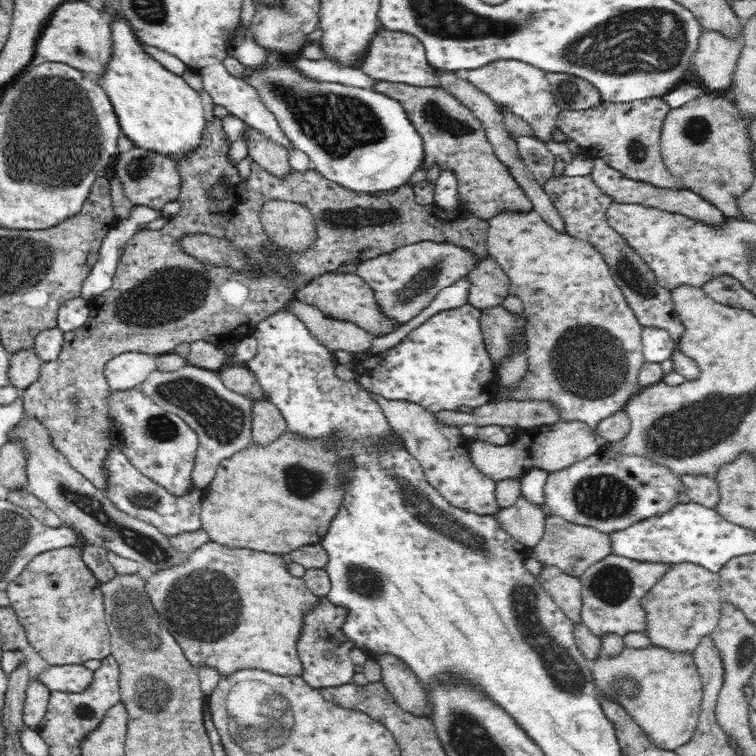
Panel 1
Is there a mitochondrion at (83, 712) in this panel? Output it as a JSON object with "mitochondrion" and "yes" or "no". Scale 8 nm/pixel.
{"mitochondrion":"yes"}

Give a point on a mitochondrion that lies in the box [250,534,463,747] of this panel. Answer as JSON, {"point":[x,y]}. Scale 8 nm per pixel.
{"point":[369,582]}

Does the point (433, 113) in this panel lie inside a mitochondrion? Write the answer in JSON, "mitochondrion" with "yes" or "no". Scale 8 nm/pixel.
{"mitochondrion":"yes"}

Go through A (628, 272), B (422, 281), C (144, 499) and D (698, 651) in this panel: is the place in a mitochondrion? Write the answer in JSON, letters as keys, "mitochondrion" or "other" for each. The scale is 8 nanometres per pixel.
{"A":"mitochondrion","B":"mitochondrion","C":"mitochondrion","D":"other"}

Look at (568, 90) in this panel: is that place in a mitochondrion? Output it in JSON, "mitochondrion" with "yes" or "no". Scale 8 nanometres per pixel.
{"mitochondrion":"yes"}

